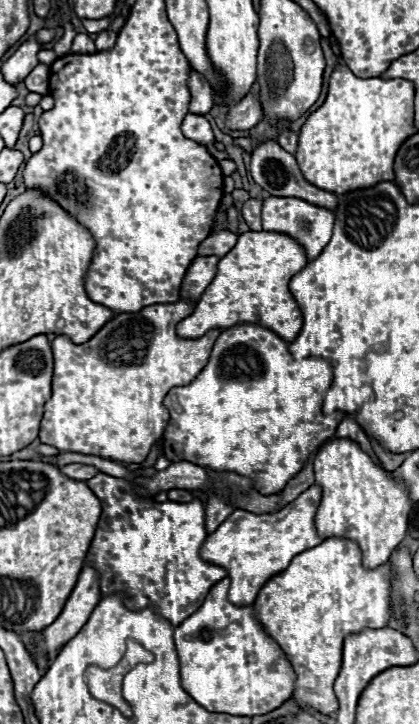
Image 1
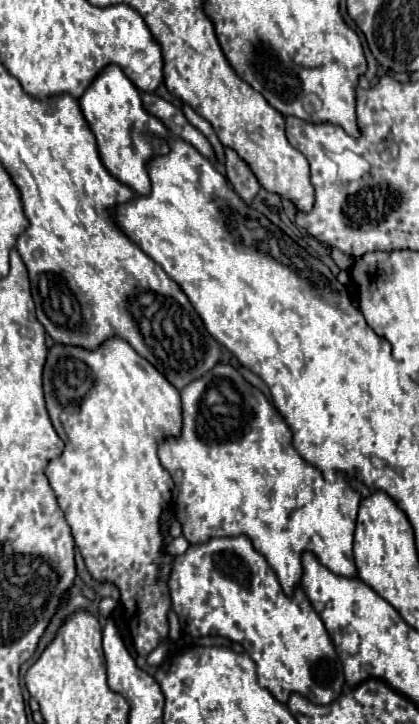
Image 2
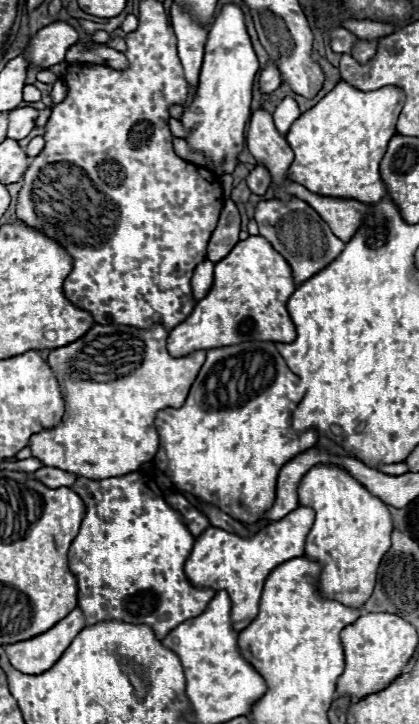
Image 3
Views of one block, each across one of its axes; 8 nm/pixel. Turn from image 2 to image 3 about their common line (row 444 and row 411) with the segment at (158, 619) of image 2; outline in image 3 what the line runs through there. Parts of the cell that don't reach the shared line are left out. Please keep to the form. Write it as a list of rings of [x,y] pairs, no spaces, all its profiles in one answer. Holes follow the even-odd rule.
[[[94,324],[76,342],[50,350],[48,364],[54,368],[60,382],[66,412],[58,426],[42,430],[30,438],[32,456],[38,458],[44,466],[70,470],[76,476],[90,476],[94,480],[124,476],[150,462],[158,452],[158,432],[154,428],[156,412],[168,408],[170,404],[178,408],[178,404],[186,400],[190,384],[194,382],[194,376],[198,376],[206,360],[204,350],[196,350],[180,358],[170,356],[166,350],[166,338],[168,330],[162,324],[154,324],[148,330],[118,324]]]

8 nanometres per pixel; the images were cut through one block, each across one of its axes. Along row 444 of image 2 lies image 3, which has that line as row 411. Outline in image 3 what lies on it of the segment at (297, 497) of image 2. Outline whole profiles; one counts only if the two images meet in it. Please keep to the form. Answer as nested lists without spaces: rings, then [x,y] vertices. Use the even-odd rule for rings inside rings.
[[[248,340],[234,346],[210,348],[186,402],[180,408],[164,408],[156,416],[156,430],[160,434],[160,448],[154,456],[156,482],[190,492],[240,522],[258,522],[274,504],[280,468],[306,450],[300,440],[302,432],[292,428],[292,412],[304,392],[302,380],[286,366],[274,342]]]

